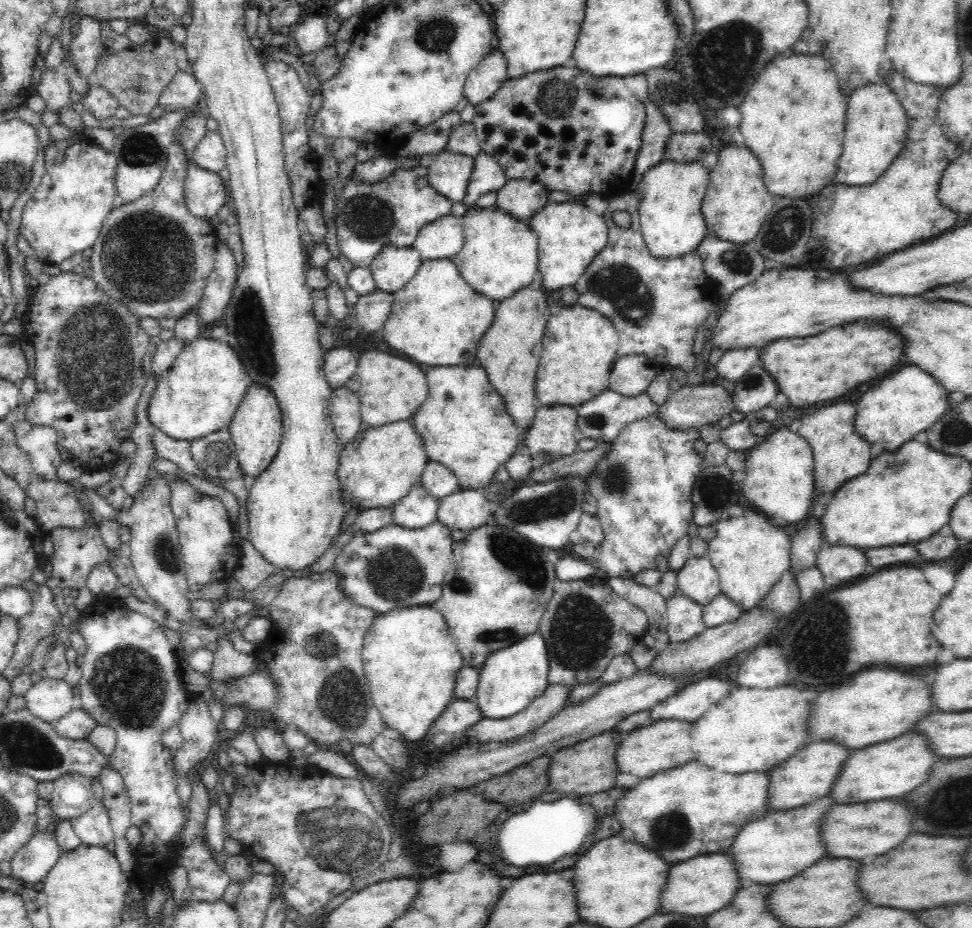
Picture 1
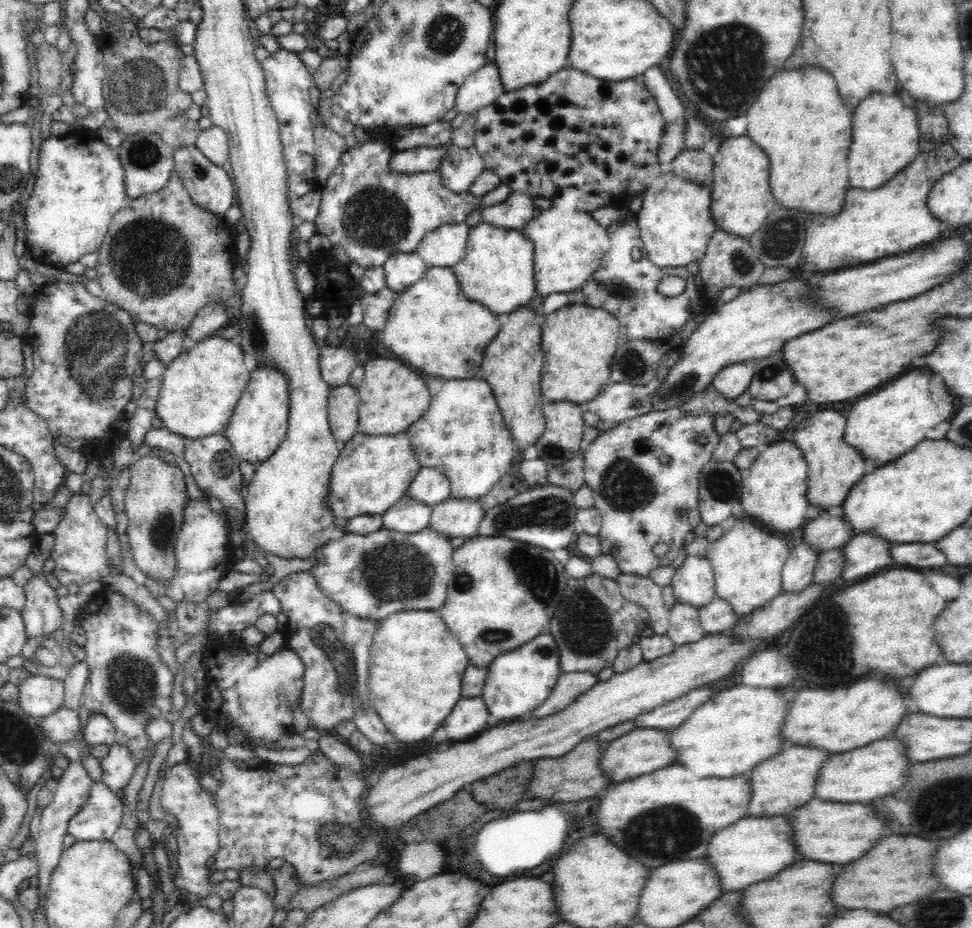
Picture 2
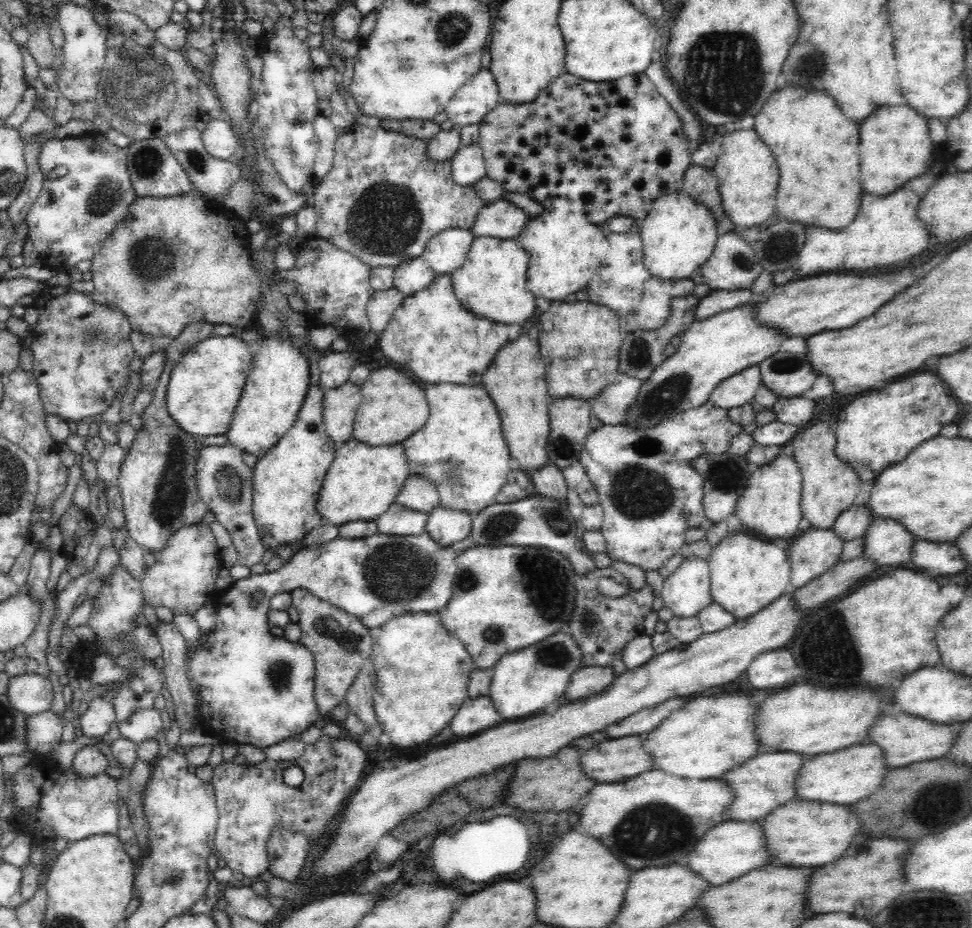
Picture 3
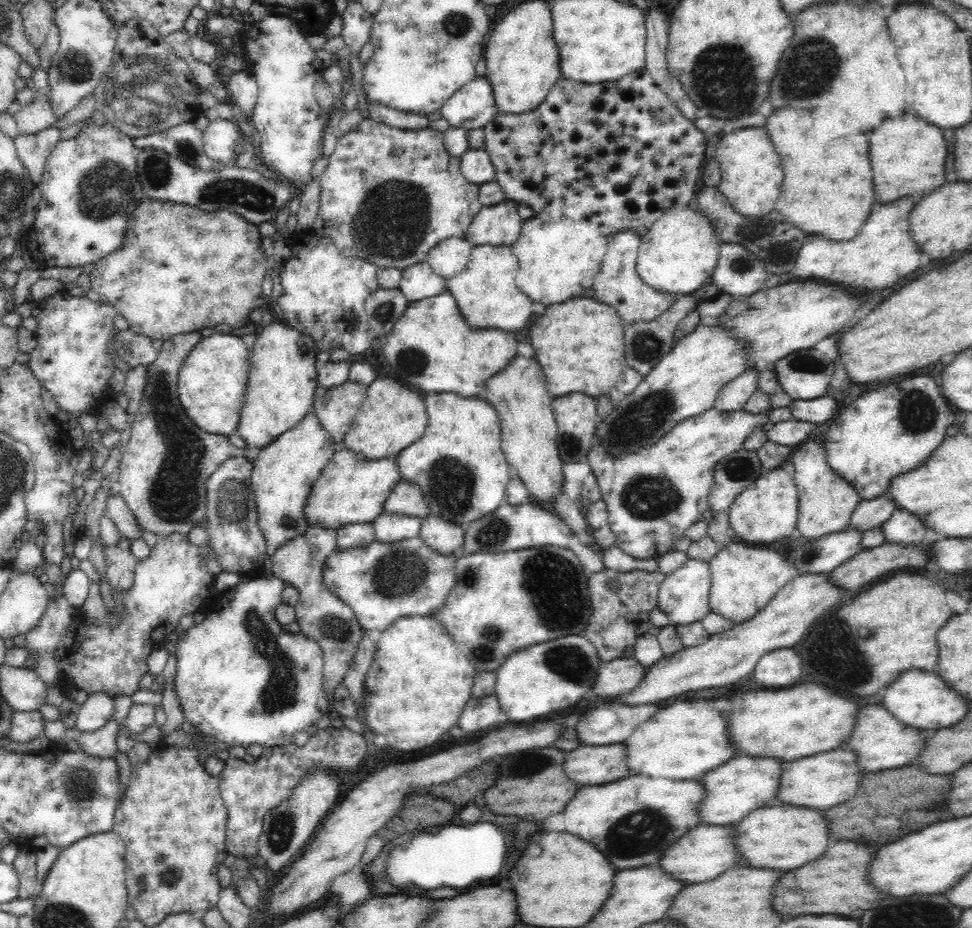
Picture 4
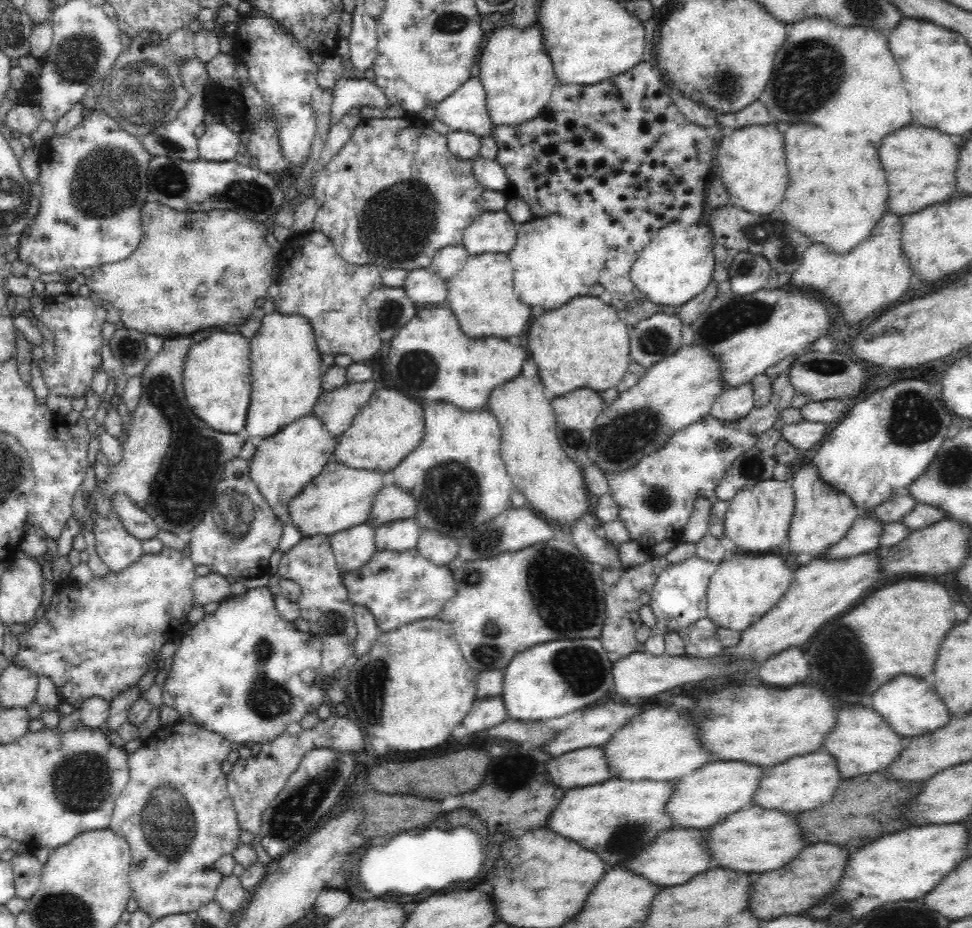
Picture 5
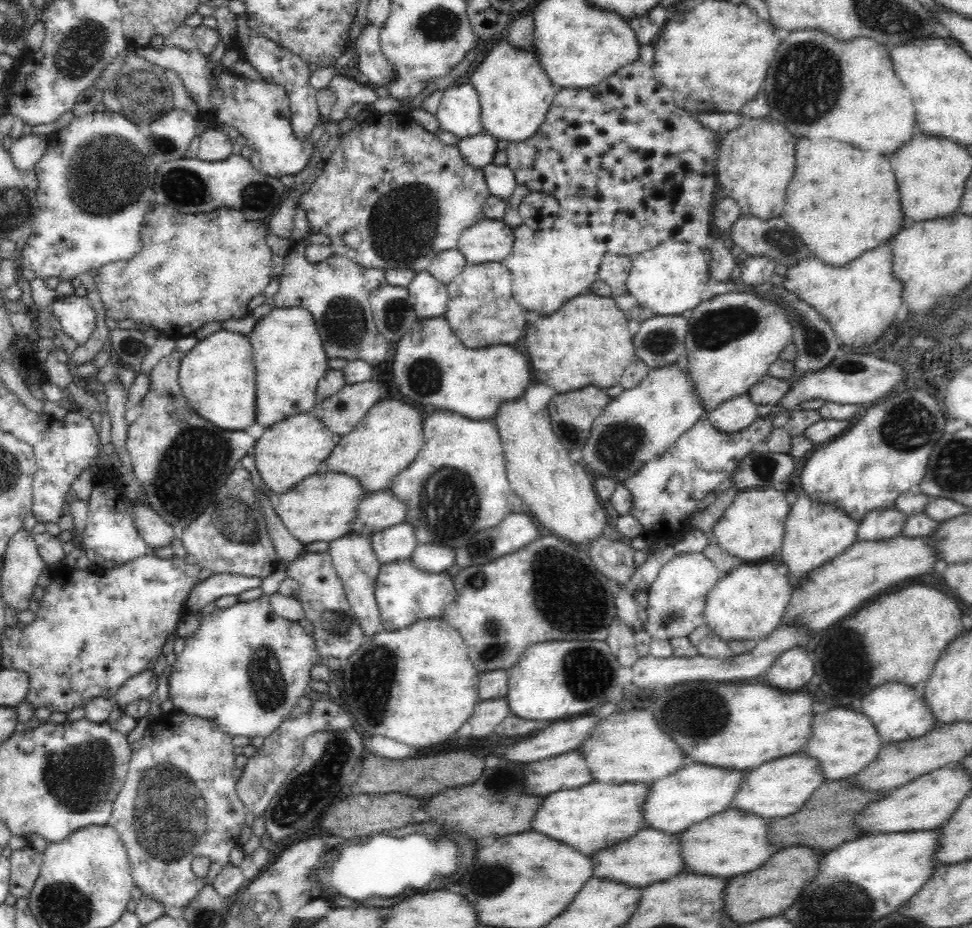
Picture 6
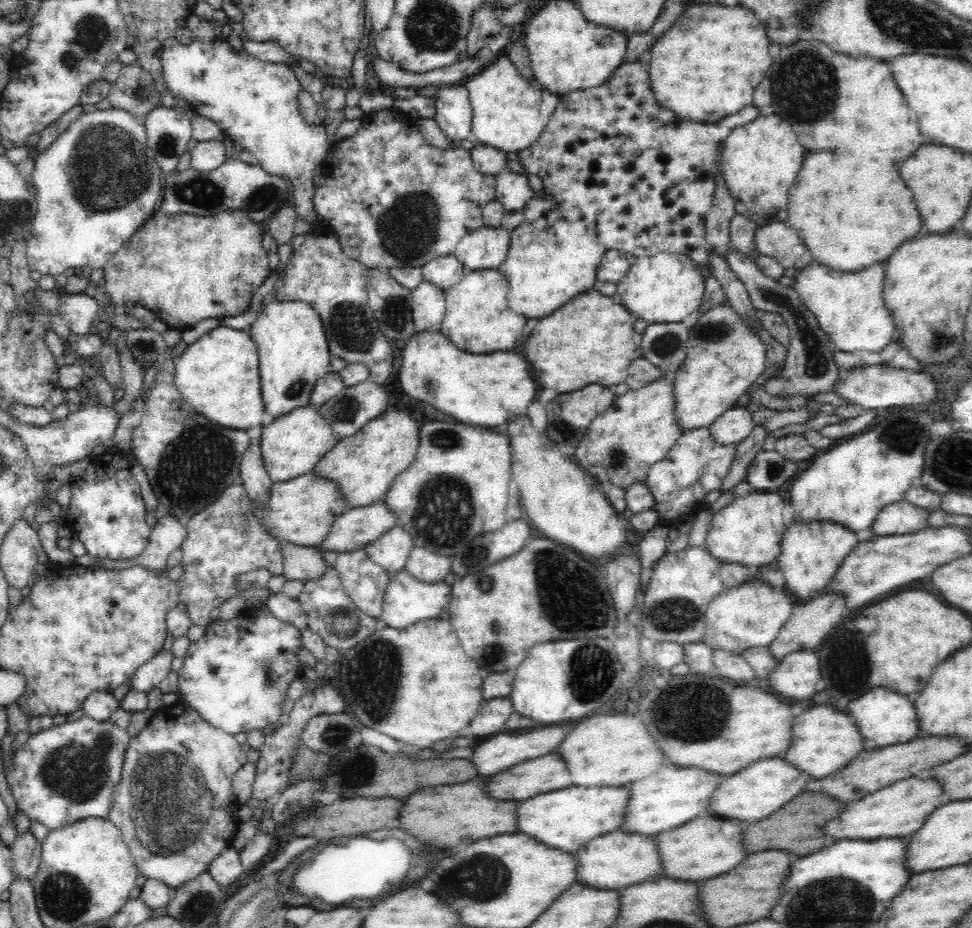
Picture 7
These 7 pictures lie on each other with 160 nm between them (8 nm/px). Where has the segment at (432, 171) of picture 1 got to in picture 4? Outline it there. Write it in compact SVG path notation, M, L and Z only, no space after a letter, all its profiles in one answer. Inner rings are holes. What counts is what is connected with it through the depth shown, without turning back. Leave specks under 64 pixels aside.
M483 149L466 150L459 156L460 172L472 184L480 185L484 182L494 181L495 172L489 154Z

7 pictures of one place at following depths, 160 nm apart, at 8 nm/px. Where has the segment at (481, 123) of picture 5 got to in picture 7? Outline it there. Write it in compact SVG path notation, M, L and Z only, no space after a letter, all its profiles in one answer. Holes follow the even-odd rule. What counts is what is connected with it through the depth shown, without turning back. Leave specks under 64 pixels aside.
M461 84L443 86L435 95L435 119L444 132L446 139L459 143L467 140L478 143L472 132L473 110L469 101L469 92Z

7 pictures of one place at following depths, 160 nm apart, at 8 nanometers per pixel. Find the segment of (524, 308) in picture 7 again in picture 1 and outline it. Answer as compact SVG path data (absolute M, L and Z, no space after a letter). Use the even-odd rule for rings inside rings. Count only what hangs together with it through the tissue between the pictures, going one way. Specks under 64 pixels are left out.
M549 200L532 215L529 223L538 237L538 266L545 290L559 290L576 283L608 242L609 230L604 217L574 200Z

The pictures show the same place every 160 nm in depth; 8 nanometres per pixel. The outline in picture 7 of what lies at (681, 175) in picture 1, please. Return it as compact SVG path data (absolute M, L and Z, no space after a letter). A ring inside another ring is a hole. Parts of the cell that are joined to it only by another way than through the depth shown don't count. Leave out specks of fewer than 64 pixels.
M660 252L637 257L626 277L616 283L617 300L646 322L680 322L700 308L705 281L699 265L685 253Z

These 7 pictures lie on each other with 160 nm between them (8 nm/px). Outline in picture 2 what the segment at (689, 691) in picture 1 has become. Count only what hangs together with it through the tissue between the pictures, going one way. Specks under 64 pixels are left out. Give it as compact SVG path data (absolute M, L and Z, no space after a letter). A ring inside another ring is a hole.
M710 686L692 688L690 692L662 704L662 706L656 706L647 713L639 714L635 718L635 726L638 728L660 728L660 730L678 726L692 714L692 710L696 710L696 706L704 704L710 698L712 698Z

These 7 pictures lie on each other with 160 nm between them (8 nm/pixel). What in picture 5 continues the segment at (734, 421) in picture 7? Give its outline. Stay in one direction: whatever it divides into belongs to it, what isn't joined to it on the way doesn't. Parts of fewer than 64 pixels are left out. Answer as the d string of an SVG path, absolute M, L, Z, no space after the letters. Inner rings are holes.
M744 382L744 384L724 389L711 406L710 414L718 420L728 421L744 416L752 408L755 408L753 384Z

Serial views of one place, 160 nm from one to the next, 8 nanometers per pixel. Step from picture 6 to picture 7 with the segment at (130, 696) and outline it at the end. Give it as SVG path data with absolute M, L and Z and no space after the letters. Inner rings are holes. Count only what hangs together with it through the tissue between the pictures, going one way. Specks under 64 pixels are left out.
M170 650L159 652L136 670L132 680L130 680L130 689L146 694L151 690L158 689L159 684L171 671L170 662L172 662L172 659Z

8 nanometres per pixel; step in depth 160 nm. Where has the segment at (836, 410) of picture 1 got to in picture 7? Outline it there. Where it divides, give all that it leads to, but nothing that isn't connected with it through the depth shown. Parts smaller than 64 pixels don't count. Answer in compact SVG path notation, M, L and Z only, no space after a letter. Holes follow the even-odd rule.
M794 519L785 525L781 542L781 554L778 556L780 573L785 579L786 590L798 601L811 600L824 590L842 560L858 544L858 537L853 530L830 521L804 522Z

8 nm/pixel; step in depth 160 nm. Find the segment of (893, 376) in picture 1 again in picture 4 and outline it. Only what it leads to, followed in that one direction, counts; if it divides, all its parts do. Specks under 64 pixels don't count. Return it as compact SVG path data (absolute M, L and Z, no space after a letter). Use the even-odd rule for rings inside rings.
M916 376L916 378L906 378L906 380L902 380L900 384L890 384L890 386L884 386L884 388L880 388L880 390L870 390L870 392L866 392L866 394L862 394L862 396L858 396L854 402L850 402L842 412L838 415L834 415L833 421L831 422L828 431L826 432L826 438L823 438L823 448L825 448L825 452L827 453L827 462L832 467L834 472L837 472L841 478L845 478L852 487L856 488L856 493L860 496L860 499L874 499L875 496L887 490L892 481L892 478L896 476L896 474L904 474L904 472L908 472L908 470L914 470L916 466L920 466L924 460L926 460L926 456L940 444L940 440L944 438L946 427L953 424L954 420L956 420L956 416L954 412L950 412L950 404L946 402L947 398L941 392L941 388L938 388L938 384L930 378L930 376Z

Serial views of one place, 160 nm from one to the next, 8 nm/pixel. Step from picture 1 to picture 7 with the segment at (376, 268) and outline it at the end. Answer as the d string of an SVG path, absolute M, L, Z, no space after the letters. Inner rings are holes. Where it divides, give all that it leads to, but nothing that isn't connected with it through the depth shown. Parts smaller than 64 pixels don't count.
M424 280L412 290L412 296L415 332L441 330L446 312L445 291L432 285L430 281Z

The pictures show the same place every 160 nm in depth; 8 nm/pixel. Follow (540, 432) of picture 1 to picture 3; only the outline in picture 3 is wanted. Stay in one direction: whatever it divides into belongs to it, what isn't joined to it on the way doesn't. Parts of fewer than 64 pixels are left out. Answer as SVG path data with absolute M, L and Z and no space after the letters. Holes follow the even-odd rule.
M554 398L548 402L550 434L548 434L548 442L544 448L548 455L548 463L553 463L562 470L579 460L585 438L591 431L590 413L590 403L584 399Z

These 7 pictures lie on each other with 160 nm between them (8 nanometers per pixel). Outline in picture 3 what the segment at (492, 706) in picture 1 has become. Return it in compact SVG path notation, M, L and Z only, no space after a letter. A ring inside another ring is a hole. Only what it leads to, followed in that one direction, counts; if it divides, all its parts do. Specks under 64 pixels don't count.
M564 632L540 640L524 649L506 653L493 666L490 682L490 700L502 718L526 718L538 715L544 708L564 695L570 674L580 668L582 653L576 641Z

